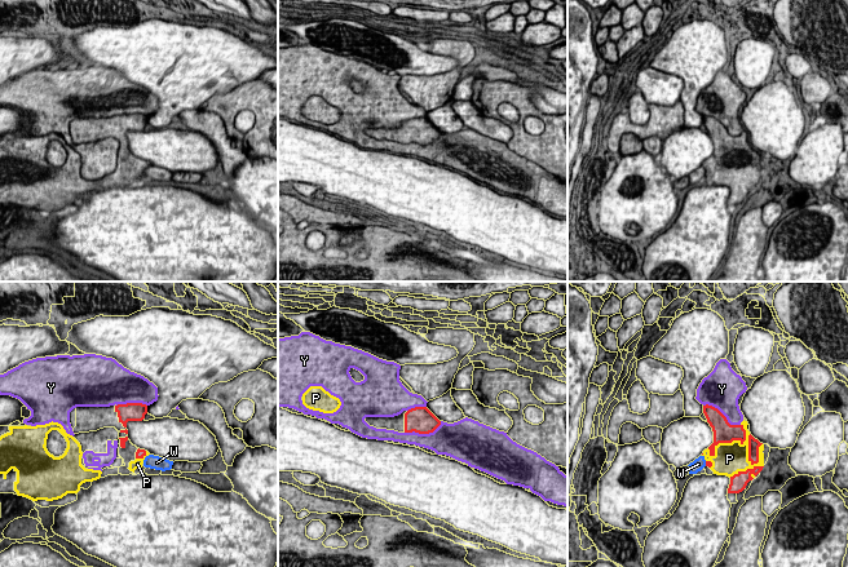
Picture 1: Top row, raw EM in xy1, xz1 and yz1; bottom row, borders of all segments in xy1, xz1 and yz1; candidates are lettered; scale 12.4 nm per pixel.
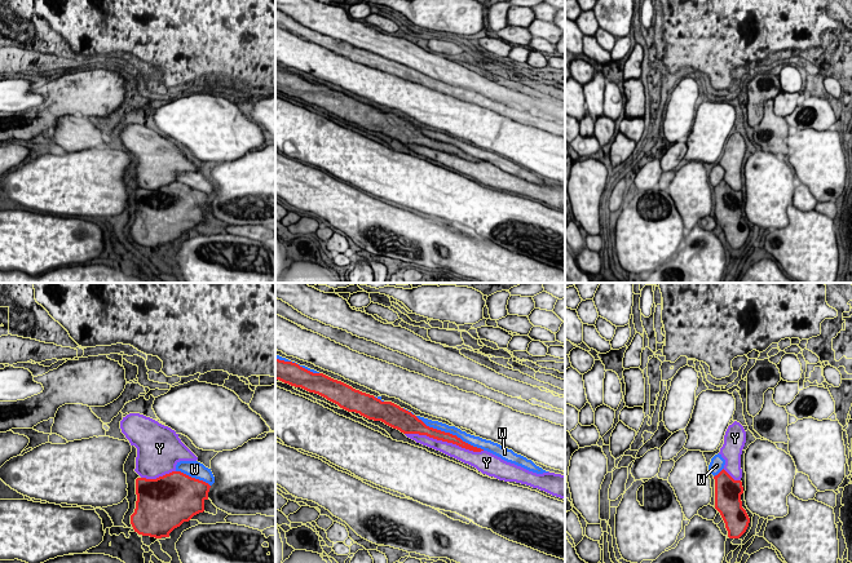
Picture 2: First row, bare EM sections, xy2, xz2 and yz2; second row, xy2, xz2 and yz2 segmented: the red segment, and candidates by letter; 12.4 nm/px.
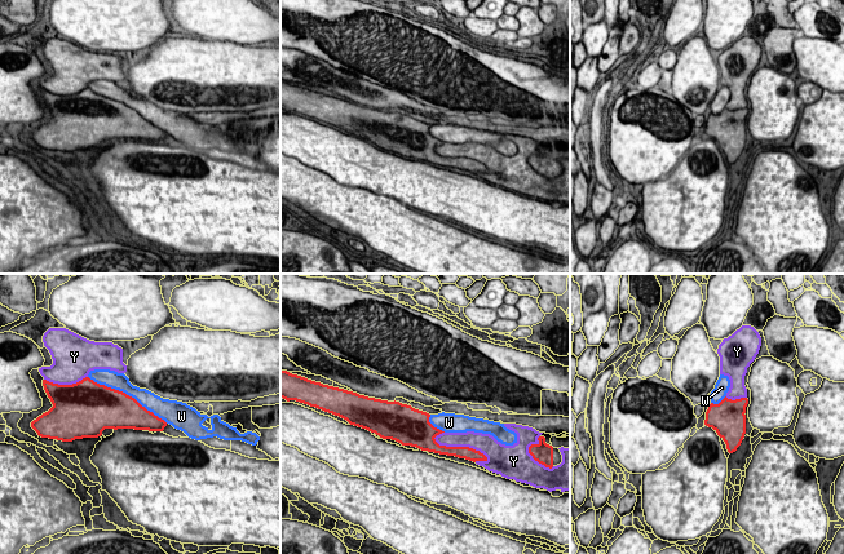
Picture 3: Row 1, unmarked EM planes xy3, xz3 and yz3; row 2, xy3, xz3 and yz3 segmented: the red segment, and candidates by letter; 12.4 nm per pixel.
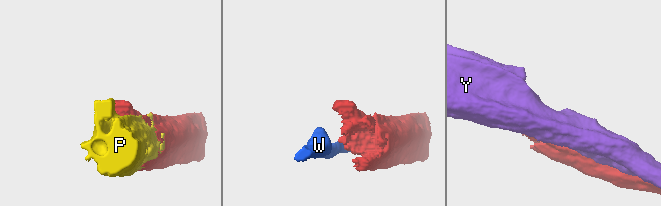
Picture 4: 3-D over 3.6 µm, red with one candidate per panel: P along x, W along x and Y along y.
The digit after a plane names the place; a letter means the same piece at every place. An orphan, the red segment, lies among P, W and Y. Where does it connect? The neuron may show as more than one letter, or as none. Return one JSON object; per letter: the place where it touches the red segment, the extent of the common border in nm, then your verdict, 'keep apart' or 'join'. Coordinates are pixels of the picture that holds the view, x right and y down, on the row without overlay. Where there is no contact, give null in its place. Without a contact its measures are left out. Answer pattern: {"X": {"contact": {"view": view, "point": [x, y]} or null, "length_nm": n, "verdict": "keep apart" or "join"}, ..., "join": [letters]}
{"P": {"contact": {"view": "yz1", "point": [741, 151]}, "length_nm": 700, "verdict": "join"}, "W": {"contact": {"view": "xy3", "point": [128, 106]}, "length_nm": 1150, "verdict": "keep apart"}, "Y": {"contact": {"view": "xz3", "point": [462, 158]}, "length_nm": 750, "verdict": "keep apart"}, "join": ["P"]}

